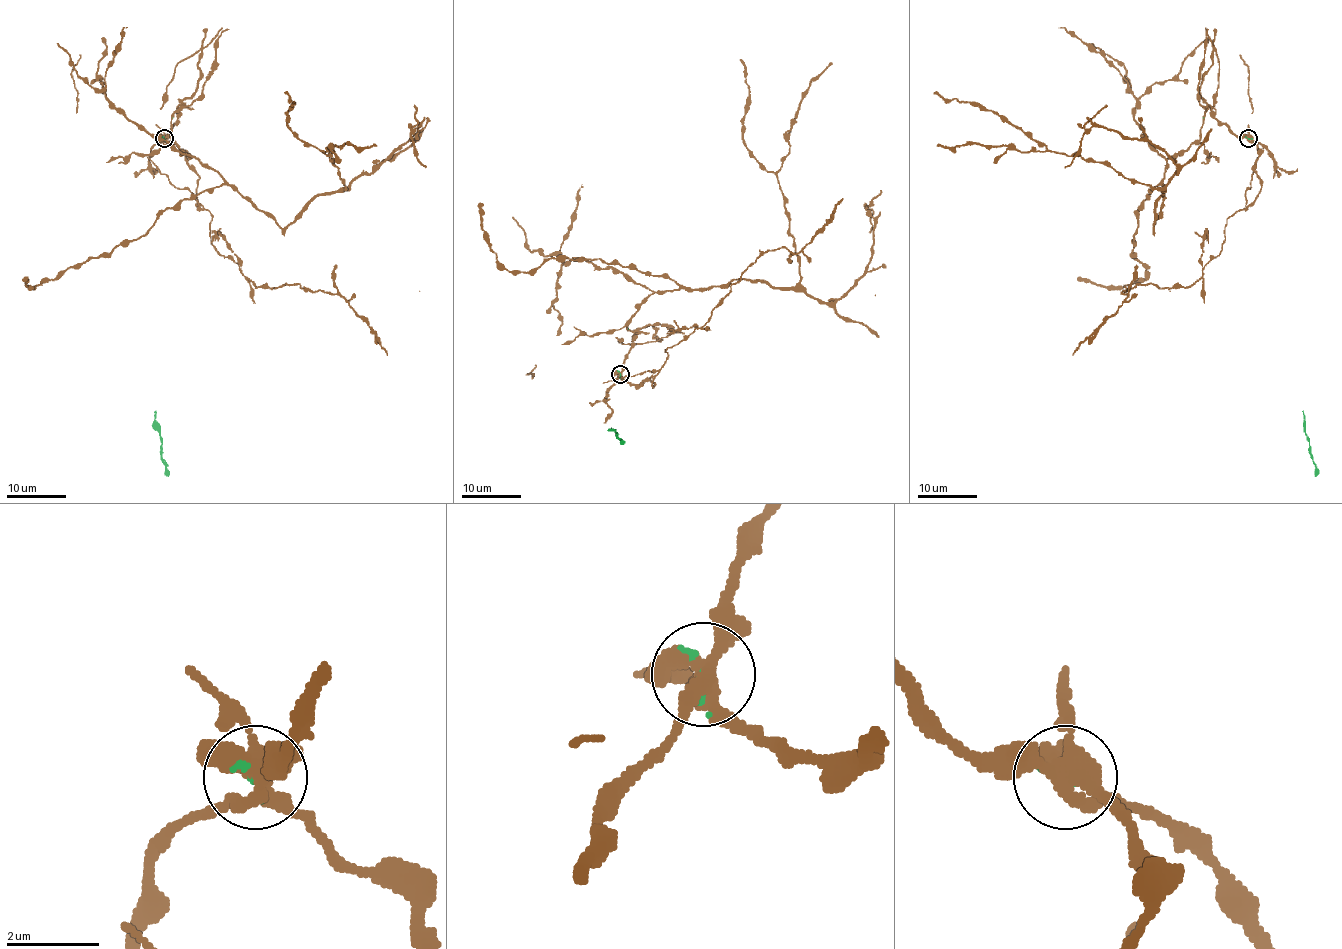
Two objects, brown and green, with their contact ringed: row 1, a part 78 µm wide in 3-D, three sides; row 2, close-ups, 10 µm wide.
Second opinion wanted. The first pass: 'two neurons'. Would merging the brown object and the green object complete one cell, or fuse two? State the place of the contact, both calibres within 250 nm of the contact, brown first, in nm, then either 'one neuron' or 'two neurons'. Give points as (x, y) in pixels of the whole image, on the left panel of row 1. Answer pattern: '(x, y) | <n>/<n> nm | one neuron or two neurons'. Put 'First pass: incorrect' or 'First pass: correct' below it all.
(164, 138) | 440/110 nm | one neuron
First pass: incorrect

